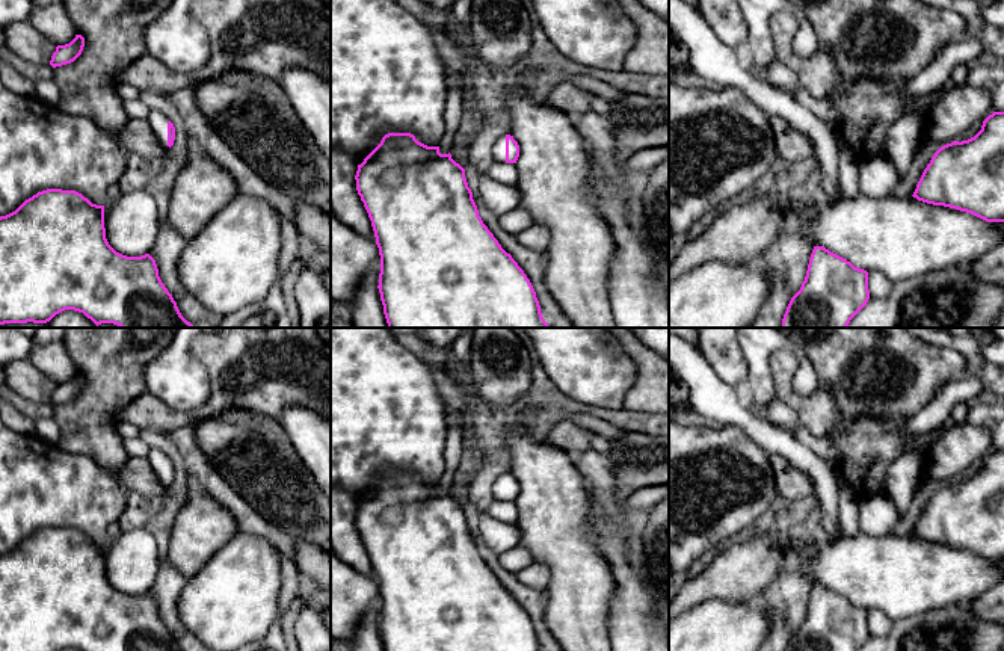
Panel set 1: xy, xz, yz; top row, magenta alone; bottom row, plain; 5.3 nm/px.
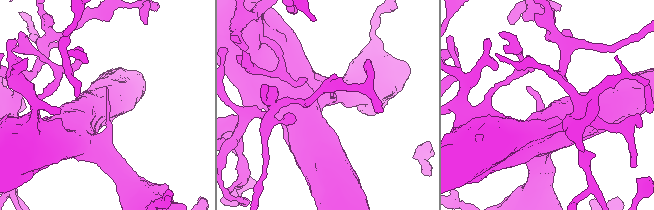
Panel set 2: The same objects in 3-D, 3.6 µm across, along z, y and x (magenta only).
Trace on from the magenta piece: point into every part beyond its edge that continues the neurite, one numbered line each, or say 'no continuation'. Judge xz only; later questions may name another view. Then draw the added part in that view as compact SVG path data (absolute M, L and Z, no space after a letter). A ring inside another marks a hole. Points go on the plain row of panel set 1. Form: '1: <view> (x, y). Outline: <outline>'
1: xz (498, 488). Outline: M500 474L494 482L492 494L495 500L506 501L506 474Z

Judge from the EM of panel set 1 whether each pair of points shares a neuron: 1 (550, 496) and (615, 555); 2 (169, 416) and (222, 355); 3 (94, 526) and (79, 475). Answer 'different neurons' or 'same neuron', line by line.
1: different neurons
2: same neuron
3: same neuron

